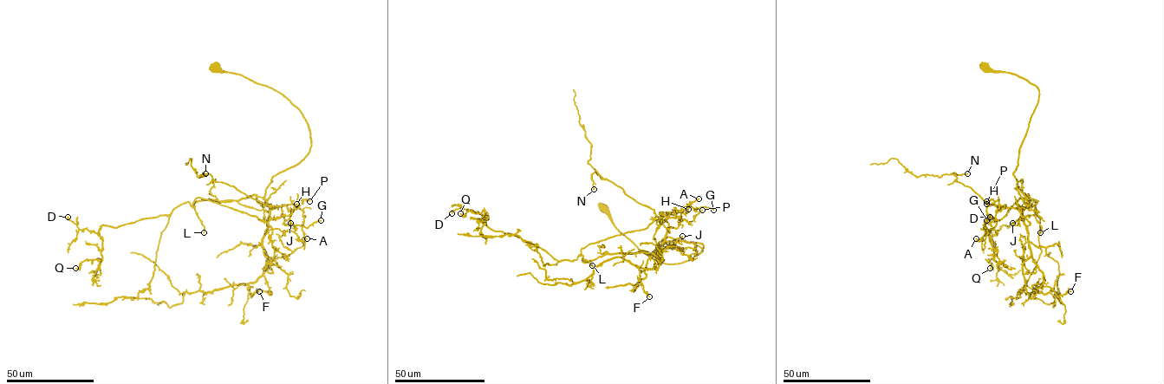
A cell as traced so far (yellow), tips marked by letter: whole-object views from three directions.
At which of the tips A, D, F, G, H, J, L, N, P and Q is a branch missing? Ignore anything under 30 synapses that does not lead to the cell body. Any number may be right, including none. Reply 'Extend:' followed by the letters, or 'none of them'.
Extend: L

